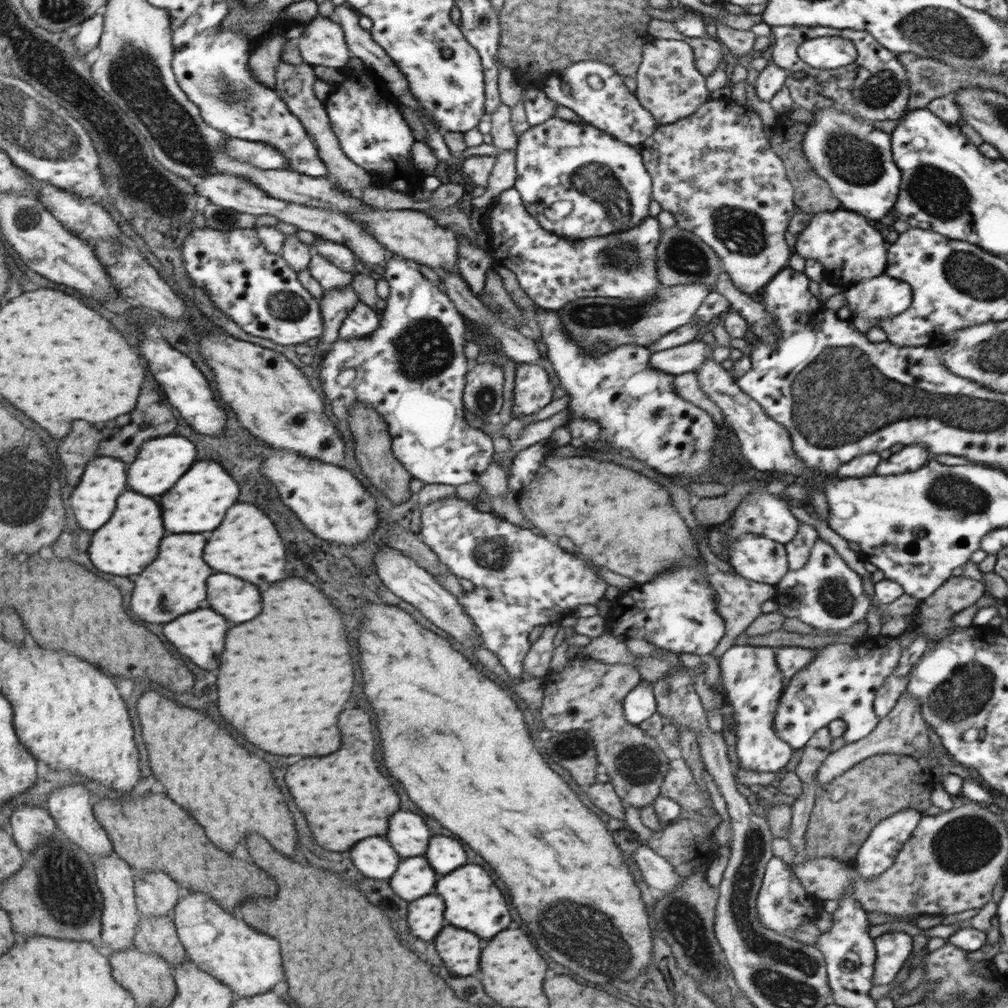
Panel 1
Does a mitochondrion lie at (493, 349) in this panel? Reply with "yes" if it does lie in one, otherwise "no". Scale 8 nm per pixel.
no

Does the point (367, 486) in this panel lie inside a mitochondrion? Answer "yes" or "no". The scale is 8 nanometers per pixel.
no

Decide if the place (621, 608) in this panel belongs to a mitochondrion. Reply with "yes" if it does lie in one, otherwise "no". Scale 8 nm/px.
no

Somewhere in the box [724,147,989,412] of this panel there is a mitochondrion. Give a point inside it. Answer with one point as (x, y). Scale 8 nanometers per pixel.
(943, 195)

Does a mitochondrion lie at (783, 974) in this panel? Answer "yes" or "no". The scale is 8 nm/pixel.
yes

